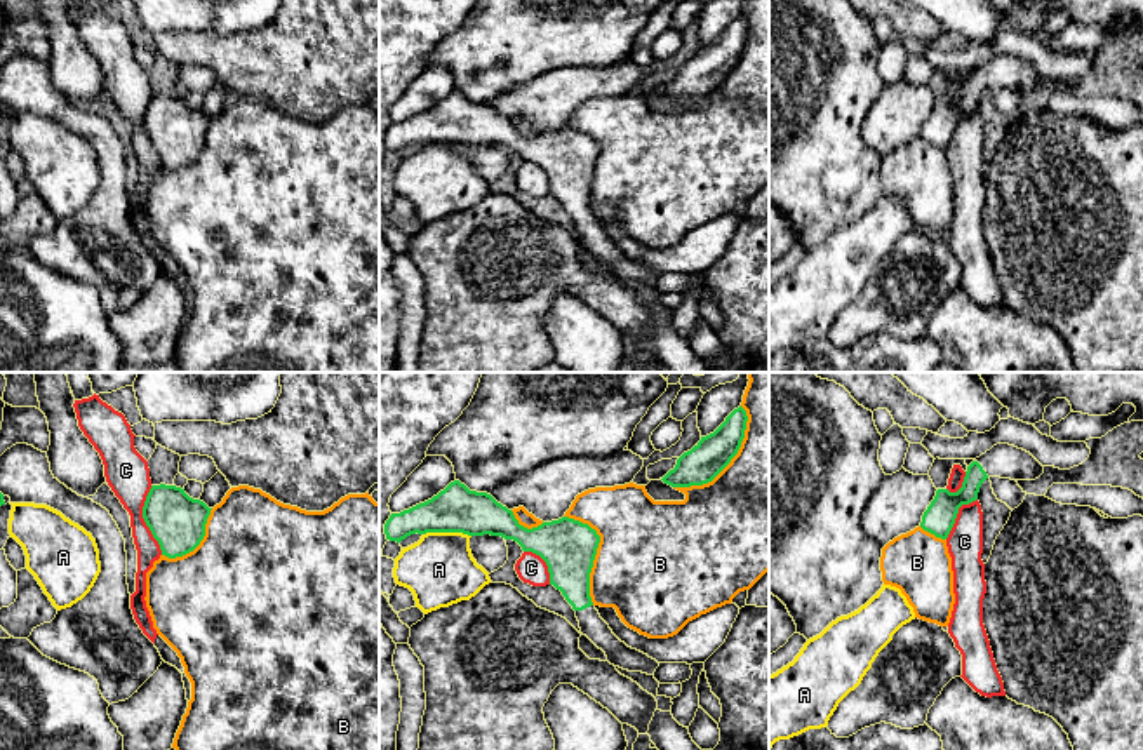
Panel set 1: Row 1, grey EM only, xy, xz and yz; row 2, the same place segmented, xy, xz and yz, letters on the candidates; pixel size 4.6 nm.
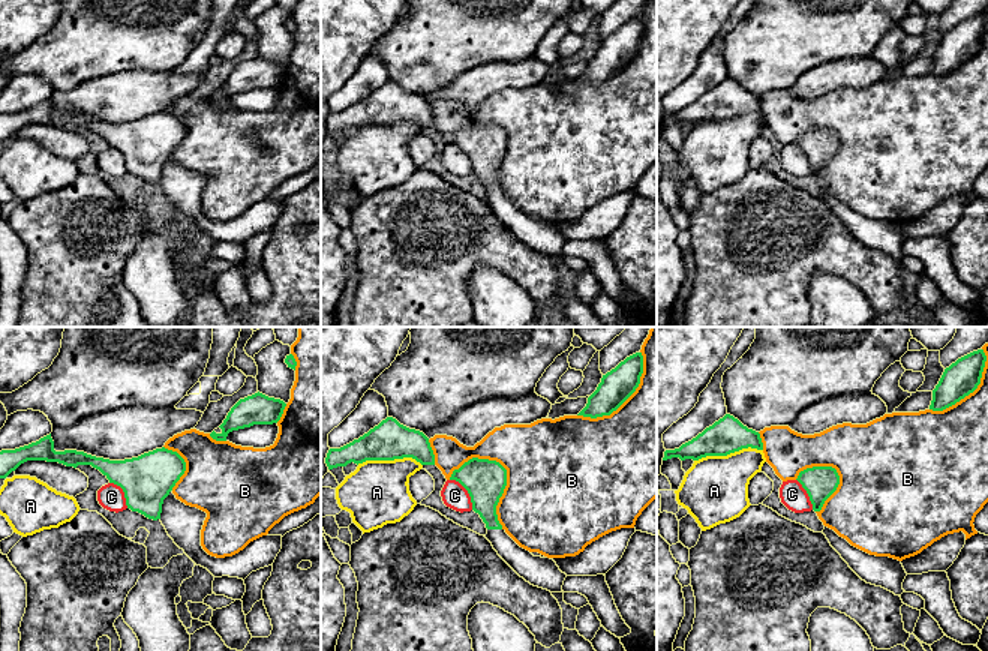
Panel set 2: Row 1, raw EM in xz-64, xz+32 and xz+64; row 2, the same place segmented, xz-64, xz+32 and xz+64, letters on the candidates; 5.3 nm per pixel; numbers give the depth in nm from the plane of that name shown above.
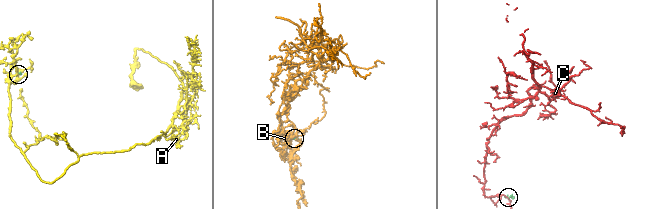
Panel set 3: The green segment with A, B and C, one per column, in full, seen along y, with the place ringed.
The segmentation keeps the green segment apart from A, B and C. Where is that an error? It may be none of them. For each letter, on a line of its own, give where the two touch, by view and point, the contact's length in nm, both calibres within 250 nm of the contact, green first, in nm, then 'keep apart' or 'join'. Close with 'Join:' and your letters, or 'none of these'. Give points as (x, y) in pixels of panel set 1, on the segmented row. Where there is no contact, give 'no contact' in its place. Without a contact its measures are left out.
A: contact xz (447, 531); length 220 nm; calibres 220 and 320 nm; keep apart
B: contact xz (729, 462); length 500 nm; calibres 170 and 500 nm; keep apart
C: contact xy (145, 521); length 320 nm; calibres 260 and 200 nm; keep apart
Join: none of these

